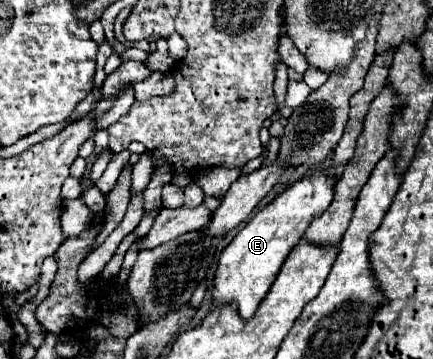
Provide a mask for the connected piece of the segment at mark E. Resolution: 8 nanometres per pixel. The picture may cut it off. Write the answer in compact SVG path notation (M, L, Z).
M311 174L289 186L283 194L279 194L271 204L259 210L249 224L229 242L229 246L221 252L217 272L213 278L213 306L227 306L235 304L243 322L255 314L259 302L269 292L281 264L289 256L289 252L299 244L307 226L313 222L317 214L331 204L333 198L333 184L331 178L325 174Z

